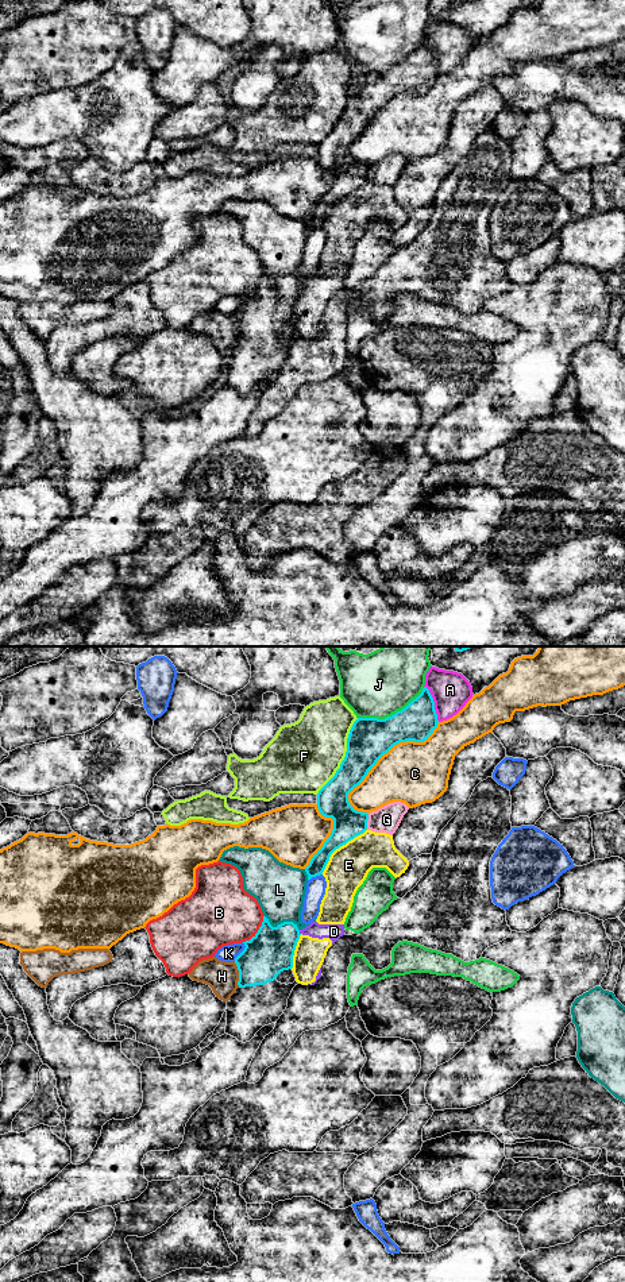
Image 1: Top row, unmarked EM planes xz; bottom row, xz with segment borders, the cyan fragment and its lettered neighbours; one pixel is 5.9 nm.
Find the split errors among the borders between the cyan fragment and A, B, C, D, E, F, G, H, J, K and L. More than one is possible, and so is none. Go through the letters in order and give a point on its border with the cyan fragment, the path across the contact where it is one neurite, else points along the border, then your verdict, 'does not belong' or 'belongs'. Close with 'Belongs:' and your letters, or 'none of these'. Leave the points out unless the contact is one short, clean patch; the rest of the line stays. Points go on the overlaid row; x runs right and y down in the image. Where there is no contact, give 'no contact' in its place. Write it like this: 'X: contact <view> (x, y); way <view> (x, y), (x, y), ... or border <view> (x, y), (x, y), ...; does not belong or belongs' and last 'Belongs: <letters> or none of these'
A: contact xz (433, 703); does not belong
B: contact xz (258, 930); does not belong
C: contact xz (385, 753); does not belong
D: contact xz (299, 933); border xz (299, 930), (300, 934); does not belong
E: contact xz (339, 846); does not belong
F: contact xz (344, 757); does not belong
G: contact xz (366, 822); does not belong
H: contact xz (239, 974); does not belong
J: contact xz (393, 714); does not belong
K: contact xz (242, 952); does not belong
L: contact xz (281, 923); does not belong
Belongs: none of these

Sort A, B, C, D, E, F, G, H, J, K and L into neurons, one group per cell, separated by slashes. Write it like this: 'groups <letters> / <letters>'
groups A / B / C / D E / F / G / H / J / K / L

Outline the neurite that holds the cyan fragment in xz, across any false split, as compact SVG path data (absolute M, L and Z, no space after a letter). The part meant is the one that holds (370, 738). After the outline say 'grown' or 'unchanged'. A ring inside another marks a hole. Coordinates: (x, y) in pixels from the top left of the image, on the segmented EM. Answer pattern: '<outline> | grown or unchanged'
M427 687L391 717L358 718L354 722L340 768L317 793L317 808L323 816L333 819L333 830L305 868L308 880L323 874L336 849L367 830L369 814L356 811L348 802L348 793L394 745L406 741L424 742L437 723L435 702Z | unchanged

